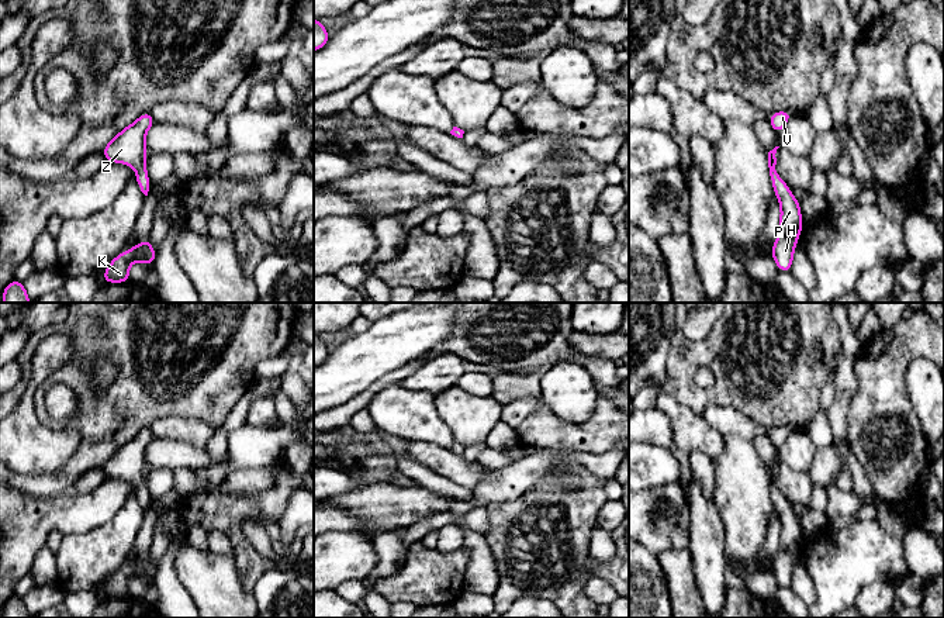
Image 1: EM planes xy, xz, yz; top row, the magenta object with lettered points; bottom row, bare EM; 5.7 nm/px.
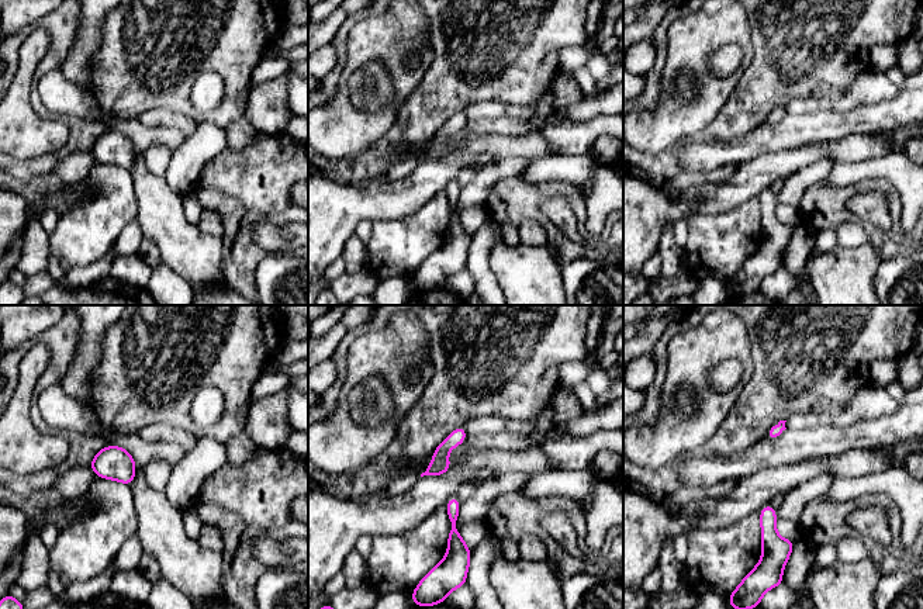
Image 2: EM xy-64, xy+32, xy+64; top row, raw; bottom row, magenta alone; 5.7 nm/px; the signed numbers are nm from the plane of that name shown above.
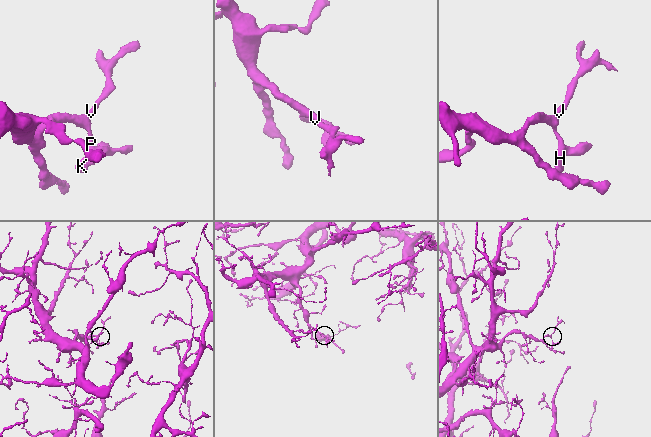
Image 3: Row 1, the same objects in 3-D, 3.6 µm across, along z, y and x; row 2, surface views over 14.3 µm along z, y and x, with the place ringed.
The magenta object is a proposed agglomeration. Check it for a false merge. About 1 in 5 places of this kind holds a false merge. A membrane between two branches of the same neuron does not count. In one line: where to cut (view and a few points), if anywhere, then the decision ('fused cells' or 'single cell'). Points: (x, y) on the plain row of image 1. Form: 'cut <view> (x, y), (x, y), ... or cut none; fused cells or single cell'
cut none; single cell

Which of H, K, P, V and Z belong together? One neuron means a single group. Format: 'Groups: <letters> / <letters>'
Groups: H K P V Z

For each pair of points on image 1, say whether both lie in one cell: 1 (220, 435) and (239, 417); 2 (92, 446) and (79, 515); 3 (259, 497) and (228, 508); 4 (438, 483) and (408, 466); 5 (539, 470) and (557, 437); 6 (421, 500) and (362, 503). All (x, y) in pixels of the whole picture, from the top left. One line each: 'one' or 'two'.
1: one
2: two
3: two
4: one
5: two
6: one

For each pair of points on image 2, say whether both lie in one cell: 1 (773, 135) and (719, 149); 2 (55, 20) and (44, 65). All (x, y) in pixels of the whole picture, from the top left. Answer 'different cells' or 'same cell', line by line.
1: same cell
2: same cell

